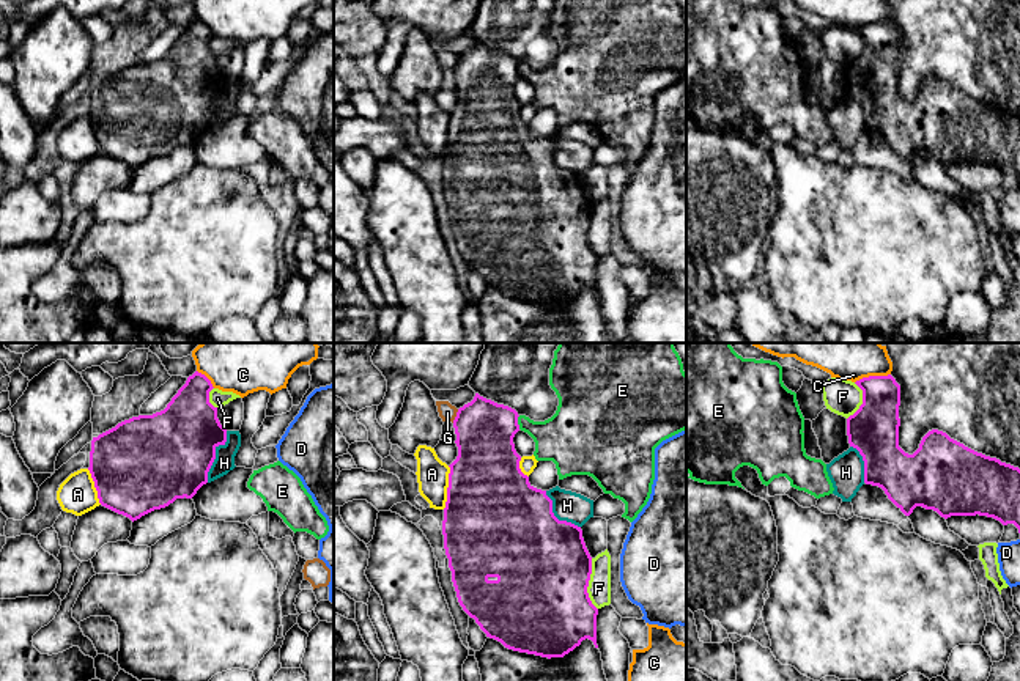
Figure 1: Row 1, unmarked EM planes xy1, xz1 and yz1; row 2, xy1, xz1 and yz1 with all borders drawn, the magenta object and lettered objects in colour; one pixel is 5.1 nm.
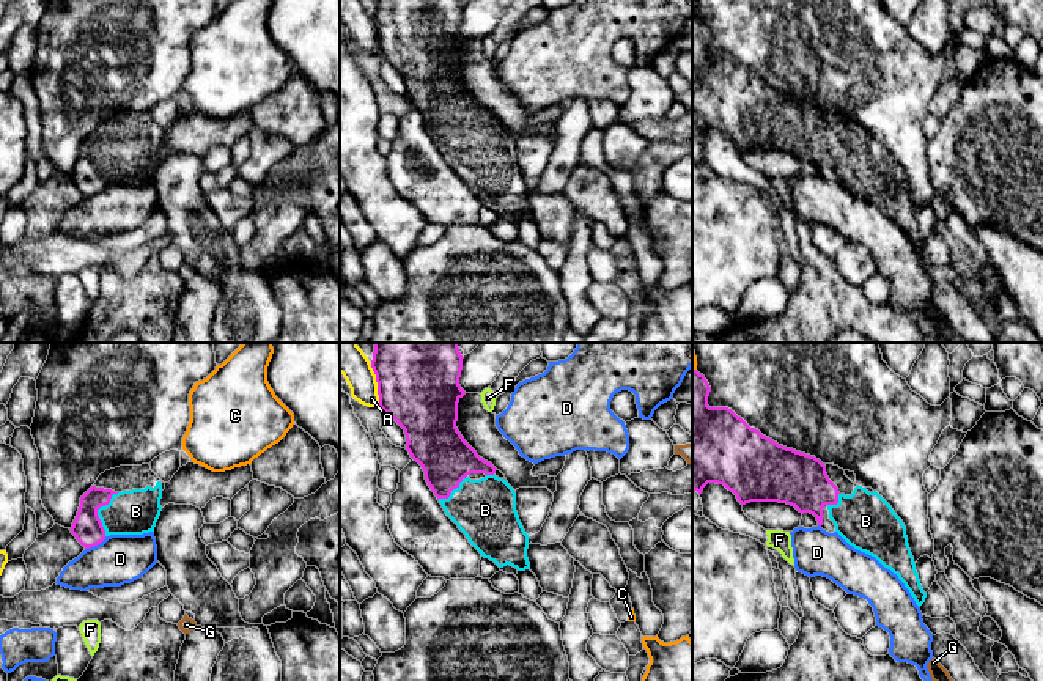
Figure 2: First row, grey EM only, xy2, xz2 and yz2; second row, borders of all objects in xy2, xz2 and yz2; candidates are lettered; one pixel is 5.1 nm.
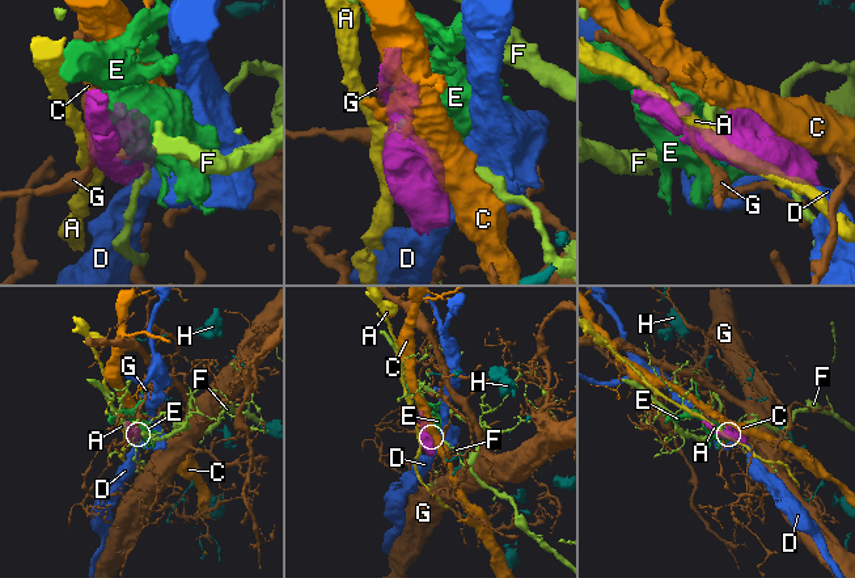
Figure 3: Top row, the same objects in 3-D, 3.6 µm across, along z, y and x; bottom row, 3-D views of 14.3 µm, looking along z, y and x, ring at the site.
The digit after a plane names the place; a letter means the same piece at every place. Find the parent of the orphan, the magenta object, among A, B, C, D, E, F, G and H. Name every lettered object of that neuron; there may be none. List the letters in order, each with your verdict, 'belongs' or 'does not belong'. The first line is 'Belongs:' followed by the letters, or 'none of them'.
Belongs: B
A: does not belong
B: belongs
C: does not belong
D: does not belong
E: does not belong
F: does not belong
G: does not belong
H: does not belong

